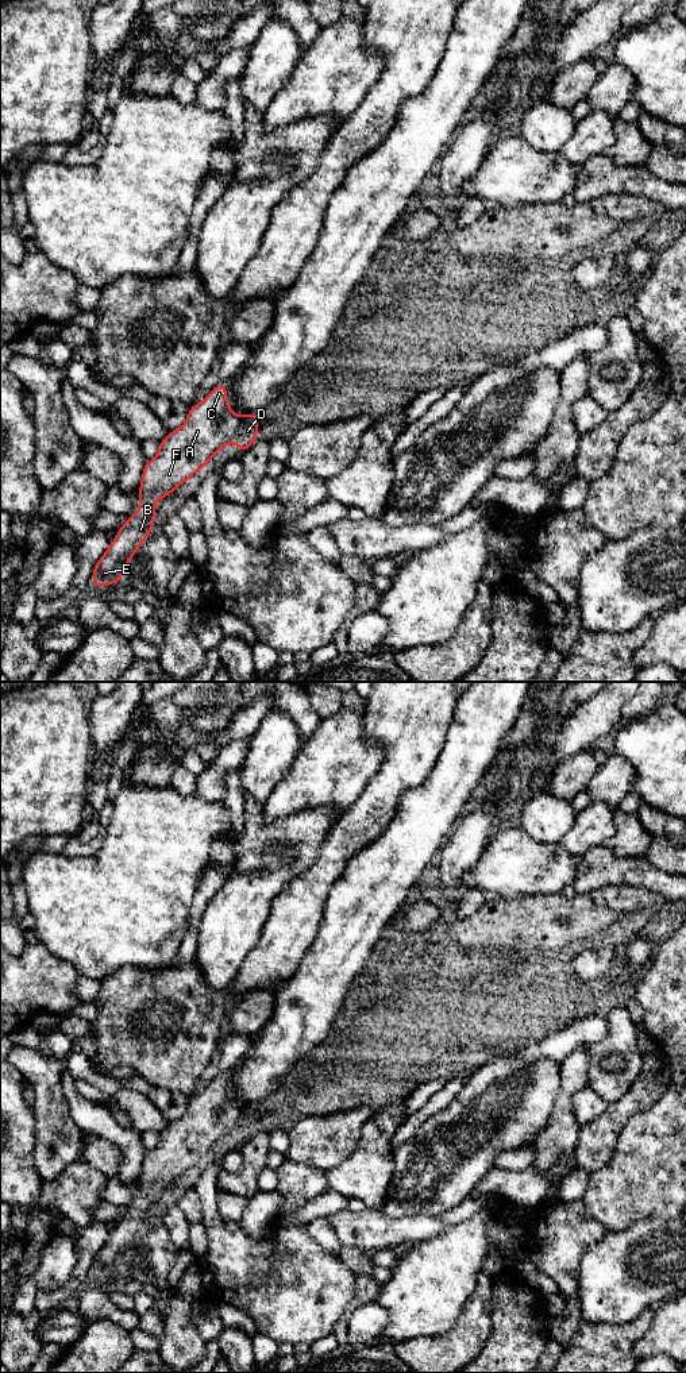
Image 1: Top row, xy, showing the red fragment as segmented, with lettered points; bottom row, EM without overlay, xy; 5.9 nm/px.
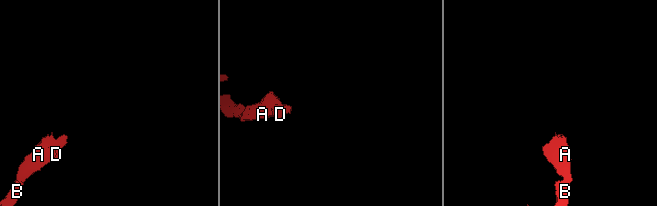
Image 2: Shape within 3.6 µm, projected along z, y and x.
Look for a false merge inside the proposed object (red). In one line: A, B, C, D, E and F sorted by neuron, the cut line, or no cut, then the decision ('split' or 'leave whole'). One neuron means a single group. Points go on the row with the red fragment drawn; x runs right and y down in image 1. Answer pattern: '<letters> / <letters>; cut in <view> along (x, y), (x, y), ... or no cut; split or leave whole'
A B C D E F; no cut; leave whole

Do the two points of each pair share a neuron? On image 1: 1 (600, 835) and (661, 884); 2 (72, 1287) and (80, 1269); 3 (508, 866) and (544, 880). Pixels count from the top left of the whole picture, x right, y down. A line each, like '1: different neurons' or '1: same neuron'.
1: different neurons
2: same neuron
3: same neuron

